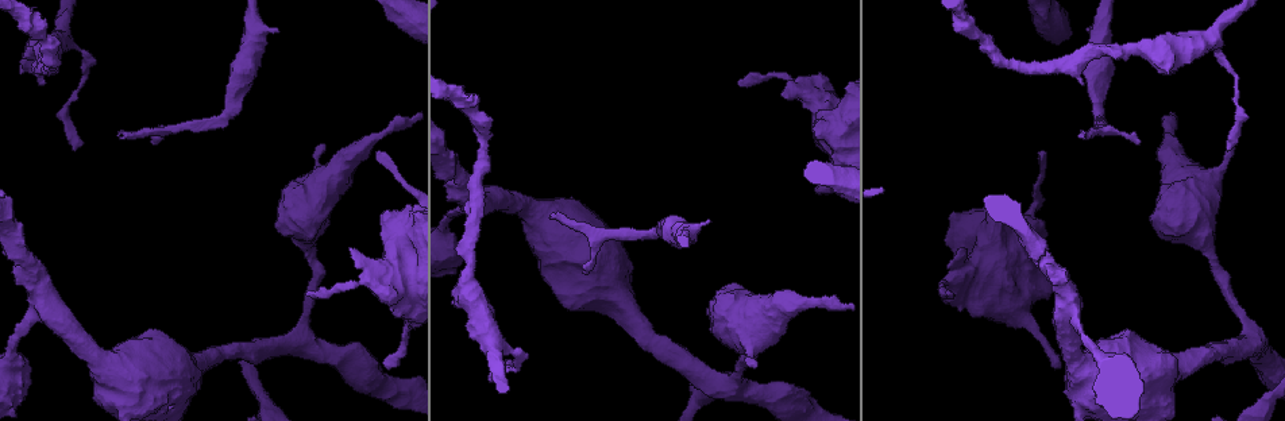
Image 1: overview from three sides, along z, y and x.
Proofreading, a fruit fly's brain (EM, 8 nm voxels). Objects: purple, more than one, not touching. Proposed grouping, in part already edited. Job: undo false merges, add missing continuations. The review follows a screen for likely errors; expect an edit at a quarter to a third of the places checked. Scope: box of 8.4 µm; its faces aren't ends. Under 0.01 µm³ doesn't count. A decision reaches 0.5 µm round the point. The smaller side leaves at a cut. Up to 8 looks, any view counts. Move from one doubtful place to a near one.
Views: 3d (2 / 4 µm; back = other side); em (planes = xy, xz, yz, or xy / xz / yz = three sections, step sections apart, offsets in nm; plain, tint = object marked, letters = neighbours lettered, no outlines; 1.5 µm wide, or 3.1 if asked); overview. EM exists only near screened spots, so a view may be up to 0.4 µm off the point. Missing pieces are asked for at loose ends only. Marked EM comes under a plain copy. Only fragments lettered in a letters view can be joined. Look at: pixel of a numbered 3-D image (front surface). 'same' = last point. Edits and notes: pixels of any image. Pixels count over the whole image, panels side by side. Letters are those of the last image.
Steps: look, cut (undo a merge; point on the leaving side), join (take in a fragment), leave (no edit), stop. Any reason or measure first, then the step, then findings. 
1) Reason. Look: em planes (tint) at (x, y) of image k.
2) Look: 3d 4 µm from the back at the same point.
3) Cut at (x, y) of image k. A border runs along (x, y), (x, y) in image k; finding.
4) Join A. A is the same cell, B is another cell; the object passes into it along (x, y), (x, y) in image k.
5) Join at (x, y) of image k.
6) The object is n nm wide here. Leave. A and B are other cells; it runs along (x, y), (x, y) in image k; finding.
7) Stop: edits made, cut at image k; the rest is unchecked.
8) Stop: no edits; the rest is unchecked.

Tapers out. Look: 3d 4 µm at (814, 188) of image 1.

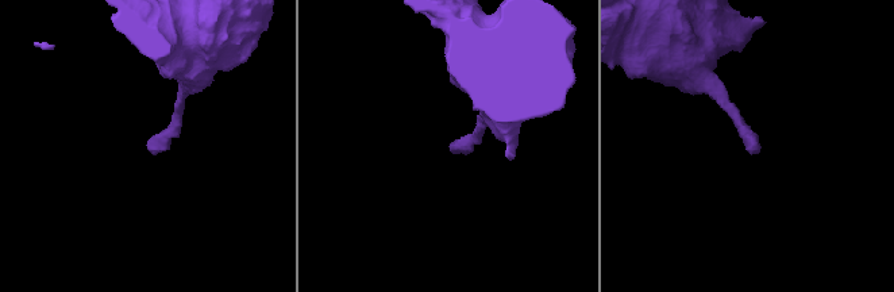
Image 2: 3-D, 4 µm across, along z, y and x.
Look: em planes (letters) at (148, 144) of image 2.

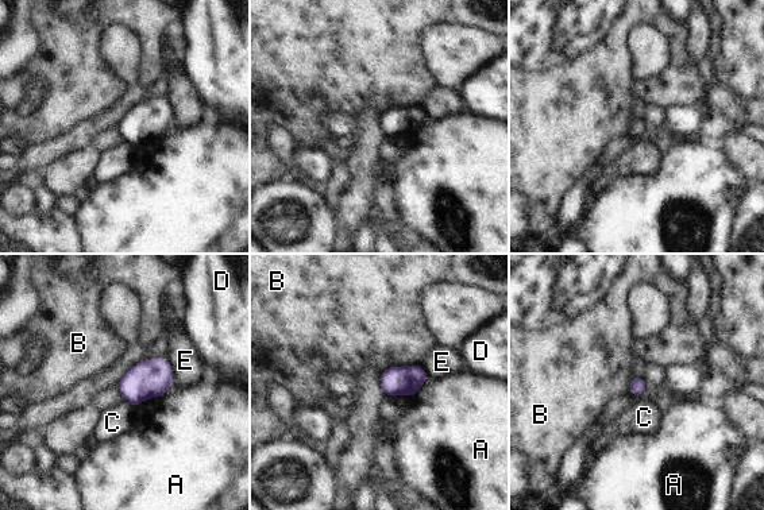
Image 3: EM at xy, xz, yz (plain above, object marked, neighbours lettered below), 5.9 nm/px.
The object is 110 nm wide here; the longest contact is with B, 220 nm. Leave. A, B, C, D and E are other cells; no lettered fragment goes on from it.

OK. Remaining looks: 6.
An open end. Look: 3d 4 µm from the back at (784, 332) of image 1.

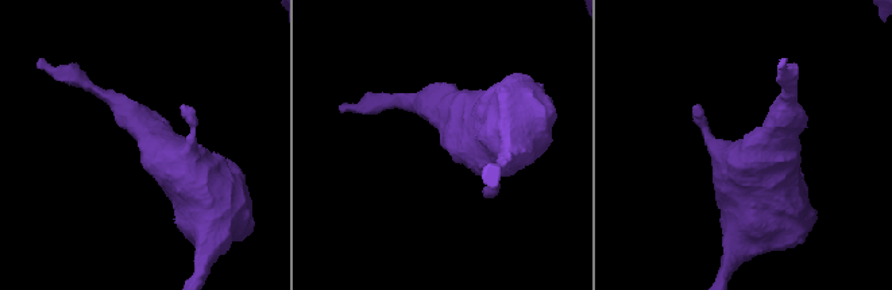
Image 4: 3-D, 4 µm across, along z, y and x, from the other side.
Need the tissue. Look: em planes (letters) at (446, 147) of image 4.

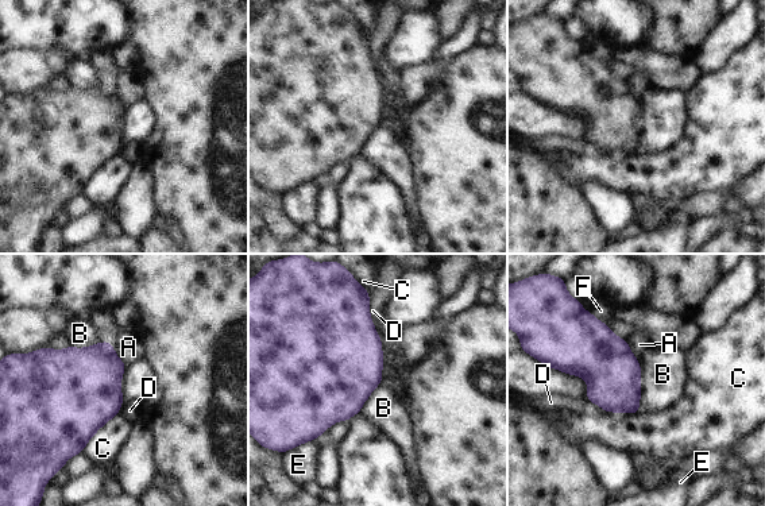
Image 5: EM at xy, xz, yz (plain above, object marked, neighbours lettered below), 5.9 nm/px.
Leave. A, B, C, D, E and F are other cells; a border runs along (641, 363), (638, 412) in image 5; none of them fits.

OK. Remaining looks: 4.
Look: em planes (letters) at (706, 220) of image 1.

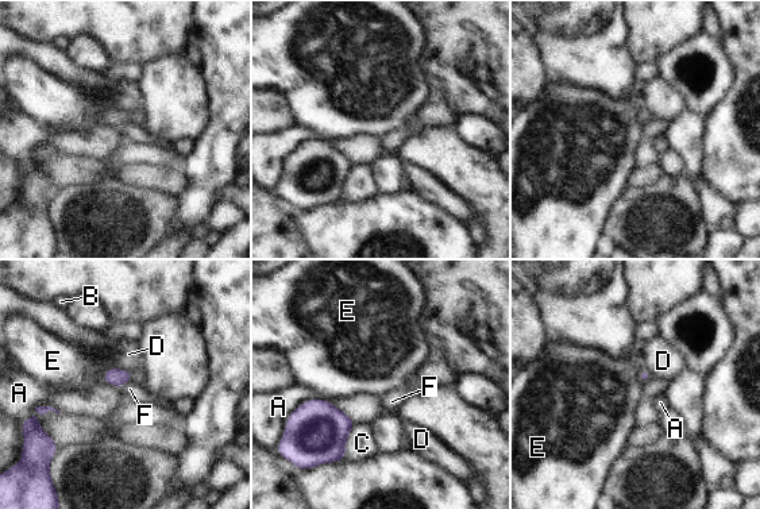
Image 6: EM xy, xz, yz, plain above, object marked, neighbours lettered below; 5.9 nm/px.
Leave. A, B, C, D, E and F are other cells; a border runs along (115, 367), (108, 369), (101, 380) in image 6; none of them fits.

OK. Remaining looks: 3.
Stop: no edits; the rest is unchecked.

